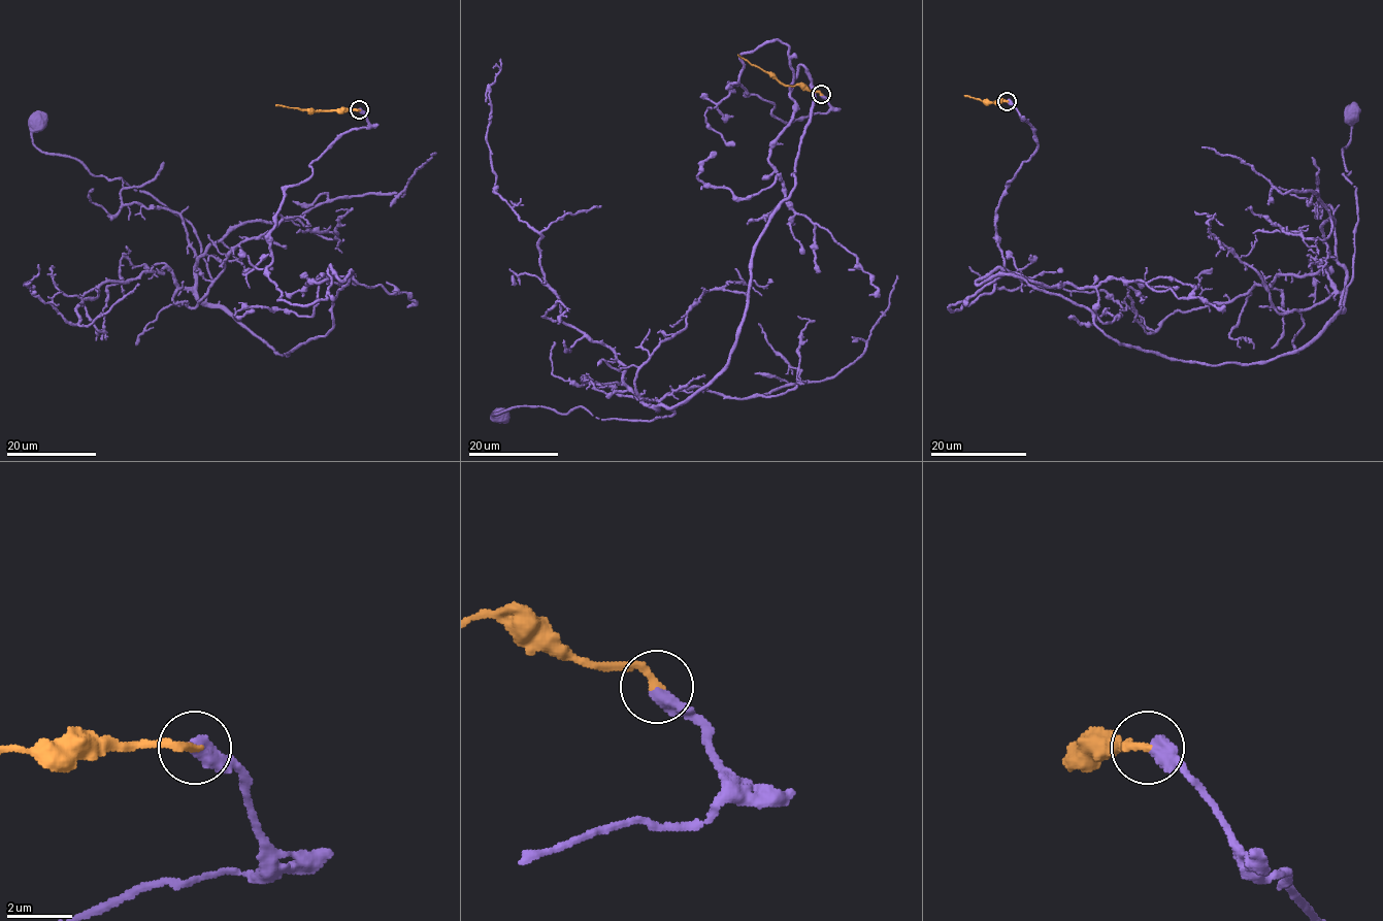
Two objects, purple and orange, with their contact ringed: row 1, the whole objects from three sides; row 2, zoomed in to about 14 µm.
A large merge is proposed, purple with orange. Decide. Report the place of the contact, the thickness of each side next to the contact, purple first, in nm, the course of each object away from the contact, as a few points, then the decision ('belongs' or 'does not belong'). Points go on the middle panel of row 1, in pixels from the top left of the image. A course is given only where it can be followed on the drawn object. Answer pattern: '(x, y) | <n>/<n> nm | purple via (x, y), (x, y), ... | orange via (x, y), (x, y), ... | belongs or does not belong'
(821, 94) | 480/240 nm | purple via (821, 95), (827, 112), (784, 123), (729, 86), (778, 39), (814, 103), (729, 363), (664, 418), (501, 418) | orange via (821, 95), (797, 85), (784, 86), (738, 54) | belongs

